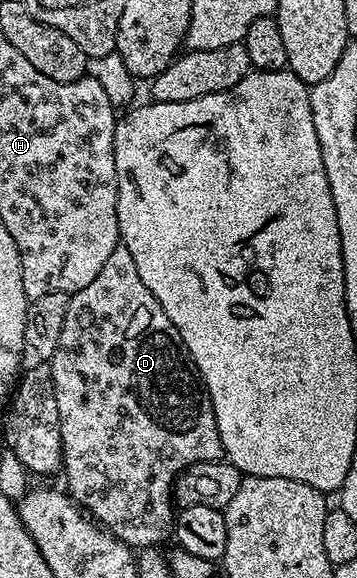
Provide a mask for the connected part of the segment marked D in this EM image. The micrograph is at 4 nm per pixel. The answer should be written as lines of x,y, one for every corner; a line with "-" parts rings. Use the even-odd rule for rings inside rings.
119,245
112,249
108,261
104,261
100,273
95,279
84,285
84,289
75,291
70,296
68,313
64,317
64,330
60,332
60,345
56,353
48,360
54,392
56,393
56,409
60,413
60,437
62,438
62,471
66,475
66,487
71,499
94,520
95,523
111,531
116,538
131,549
144,547
158,547
172,535
172,528
176,518
176,504
174,501
174,481
179,473
188,469
194,463
213,463
223,458
220,429
216,429
216,413
212,409
210,395
198,376
196,365
180,337
176,333
176,325
168,321
168,313
160,309
160,301
152,297
152,289
144,285
140,272
136,270
136,260
128,249

